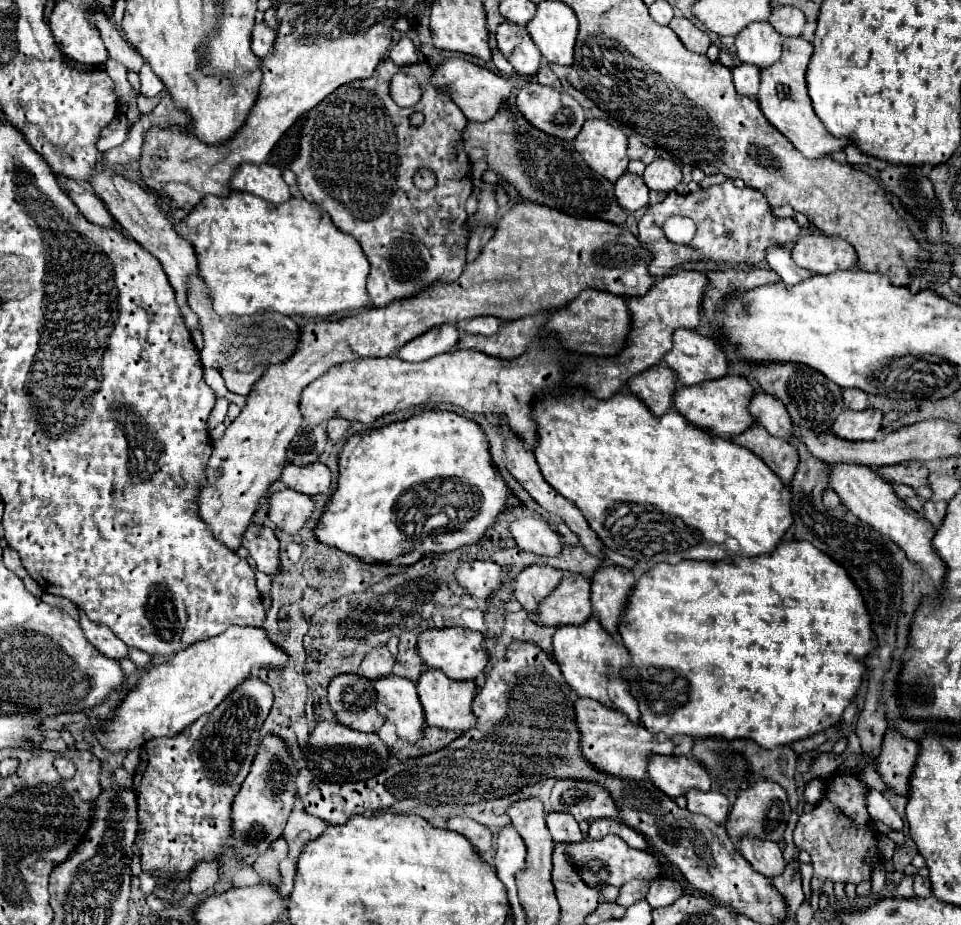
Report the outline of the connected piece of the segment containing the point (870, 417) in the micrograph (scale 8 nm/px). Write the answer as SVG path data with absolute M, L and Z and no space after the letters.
M868 408L864 412L842 410L832 424L832 432L844 440L874 440L882 430L882 412Z

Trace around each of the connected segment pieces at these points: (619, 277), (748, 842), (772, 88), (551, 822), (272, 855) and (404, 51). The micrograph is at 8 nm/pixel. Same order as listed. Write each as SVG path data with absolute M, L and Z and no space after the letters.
M518 202L512 210L504 212L492 240L482 246L478 258L466 264L464 272L454 282L438 280L434 282L434 286L428 286L420 294L390 302L382 308L372 308L346 318L338 318L334 322L318 320L318 322L300 324L300 340L294 354L288 360L268 366L264 370L260 382L252 386L240 416L232 420L222 440L212 442L212 456L204 470L206 484L200 488L200 494L196 498L198 516L208 524L214 538L226 544L232 552L236 552L242 546L242 534L246 532L246 526L252 522L252 516L258 510L258 506L268 496L270 486L278 480L280 466L284 466L286 462L286 448L290 446L290 440L294 438L294 434L302 424L300 392L310 382L320 378L330 366L356 358L394 354L416 336L444 322L456 324L460 320L468 320L476 316L496 316L500 320L516 320L520 316L566 306L586 288L604 290L618 296L642 296L644 292L650 290L650 286L652 286L652 276L648 274L648 250L640 246L638 238L628 228L612 226L610 222L600 222L590 218L572 218L568 214L560 214L558 210L552 210L536 202Z
M746 834L738 842L738 850L752 864L754 870L768 878L774 878L776 874L780 874L780 870L784 870L782 850L772 840L760 840L752 834Z
M784 38L780 60L768 68L760 68L760 88L756 100L768 122L780 134L784 134L794 144L796 150L800 150L808 158L820 158L840 152L844 146L848 146L848 142L844 142L844 138L832 136L812 110L812 102L808 98L804 82L804 70L808 68L812 50L812 44L804 38Z
M550 812L546 818L548 830L554 838L554 842L580 842L584 836L578 828L578 822L572 818L572 814L560 814Z
M278 838L258 860L254 860L252 866L262 878L262 884L270 884L274 888L280 886L282 878L278 872L278 864L286 858L286 854L288 854L288 844L284 842L284 838Z
M404 36L404 38L390 50L390 60L394 60L394 62L400 64L400 66L416 64L416 62L418 62L418 54L416 54L416 48L414 48L412 40Z

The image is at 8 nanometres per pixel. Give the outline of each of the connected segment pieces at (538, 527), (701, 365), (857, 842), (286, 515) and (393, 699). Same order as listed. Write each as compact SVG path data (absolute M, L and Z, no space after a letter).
M518 518L510 522L510 534L522 550L538 556L558 556L562 550L558 534L540 518Z
M674 330L672 350L662 362L676 372L678 384L684 386L716 380L728 372L728 362L718 342L692 330Z
M836 772L832 788L822 796L820 804L798 818L798 824L794 828L794 844L800 850L806 850L812 858L812 890L820 888L826 878L834 880L834 884L860 884L862 880L872 878L872 868L878 860L879 849L876 833L870 829L872 818L866 810L868 792L868 786L864 786L856 774Z
M276 490L270 494L270 502L268 502L268 520L284 530L284 532L298 532L308 518L314 512L314 502L310 500L310 496L304 496L296 490Z
M388 674L374 682L374 690L376 710L396 726L398 736L408 742L420 740L424 736L424 712L420 712L416 684L408 678Z

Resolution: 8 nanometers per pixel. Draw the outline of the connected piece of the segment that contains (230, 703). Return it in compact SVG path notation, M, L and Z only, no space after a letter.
M250 676L240 686L236 686L212 714L204 714L204 718L198 718L192 726L184 728L172 738L154 738L142 746L140 764L134 772L138 818L144 828L138 834L138 842L142 846L142 870L154 874L158 882L164 884L172 880L172 876L182 880L190 874L196 862L206 858L216 860L216 854L230 834L232 798L248 776L260 742L260 726L272 708L272 700L272 686L262 682L258 676Z

